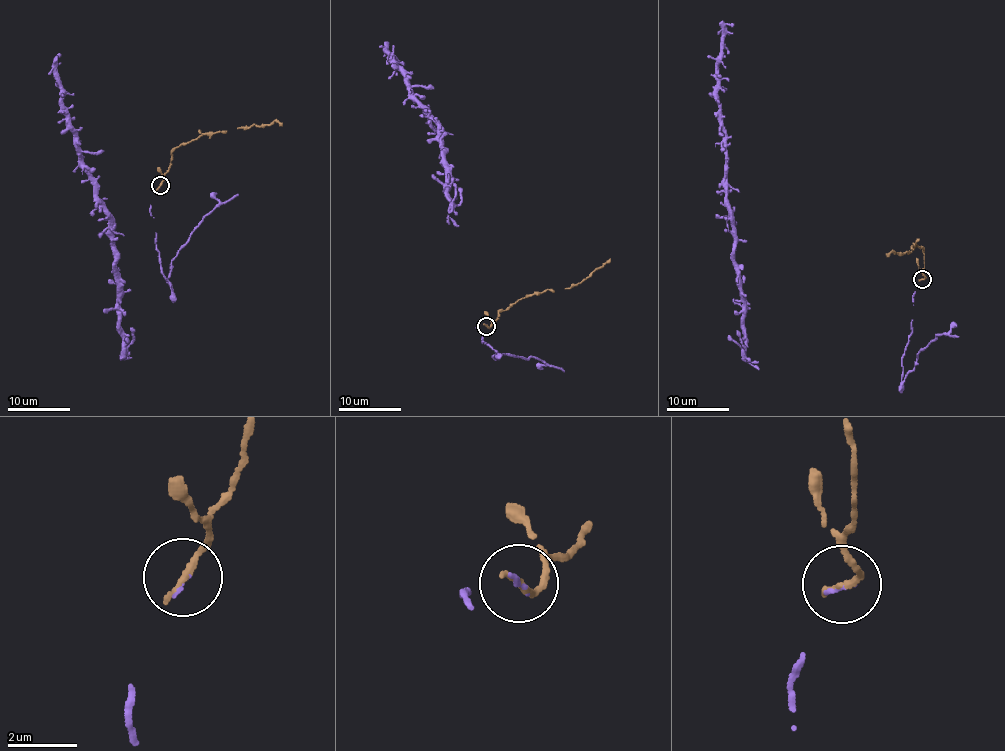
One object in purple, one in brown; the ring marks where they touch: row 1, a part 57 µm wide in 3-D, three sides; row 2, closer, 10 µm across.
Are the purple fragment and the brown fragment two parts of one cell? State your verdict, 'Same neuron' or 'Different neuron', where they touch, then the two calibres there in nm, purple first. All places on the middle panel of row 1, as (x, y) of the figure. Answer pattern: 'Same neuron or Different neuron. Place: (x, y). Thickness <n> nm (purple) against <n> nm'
Same neuron. Place: (486, 326). Thickness 90 nm (purple) against 200 nm

